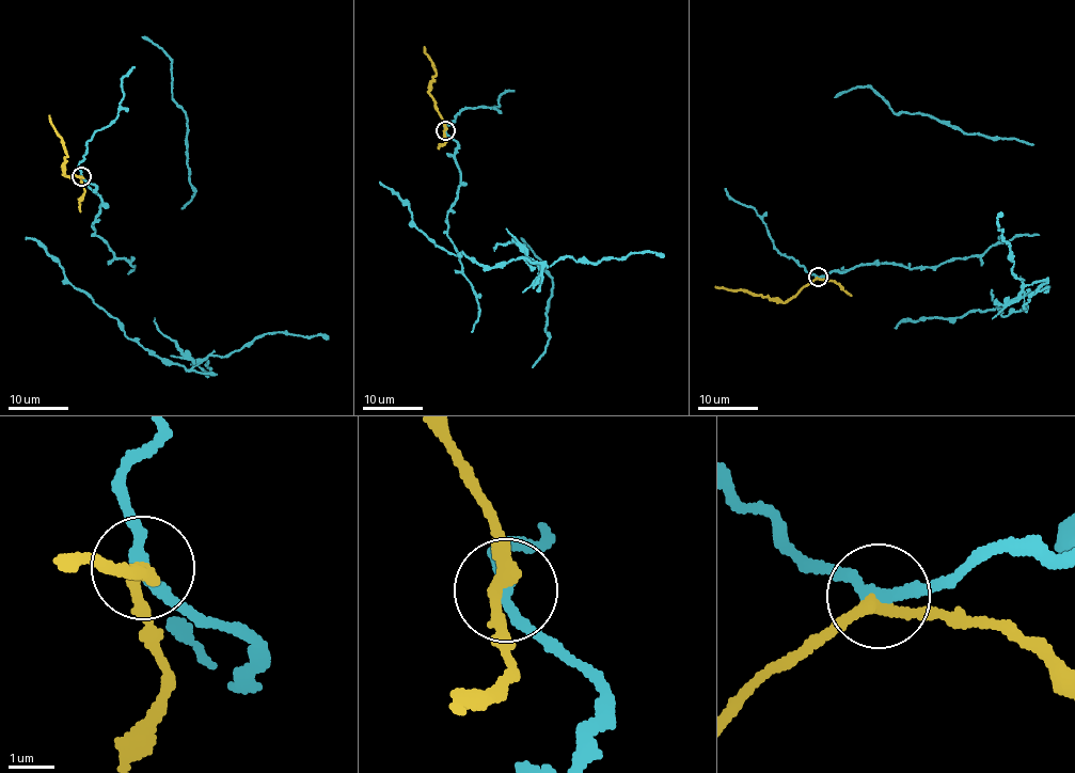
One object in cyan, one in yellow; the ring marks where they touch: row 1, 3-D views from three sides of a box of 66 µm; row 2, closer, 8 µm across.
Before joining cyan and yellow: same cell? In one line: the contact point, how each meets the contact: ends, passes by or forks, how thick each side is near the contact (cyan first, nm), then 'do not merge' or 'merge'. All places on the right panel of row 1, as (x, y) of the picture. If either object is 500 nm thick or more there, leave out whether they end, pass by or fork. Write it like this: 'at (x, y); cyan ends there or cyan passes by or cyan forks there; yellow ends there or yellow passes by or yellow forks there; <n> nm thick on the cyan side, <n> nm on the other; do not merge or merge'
at (818, 277); cyan passes by; yellow passes by; 240 nm thick on the cyan side, 280 nm on the other; do not merge

